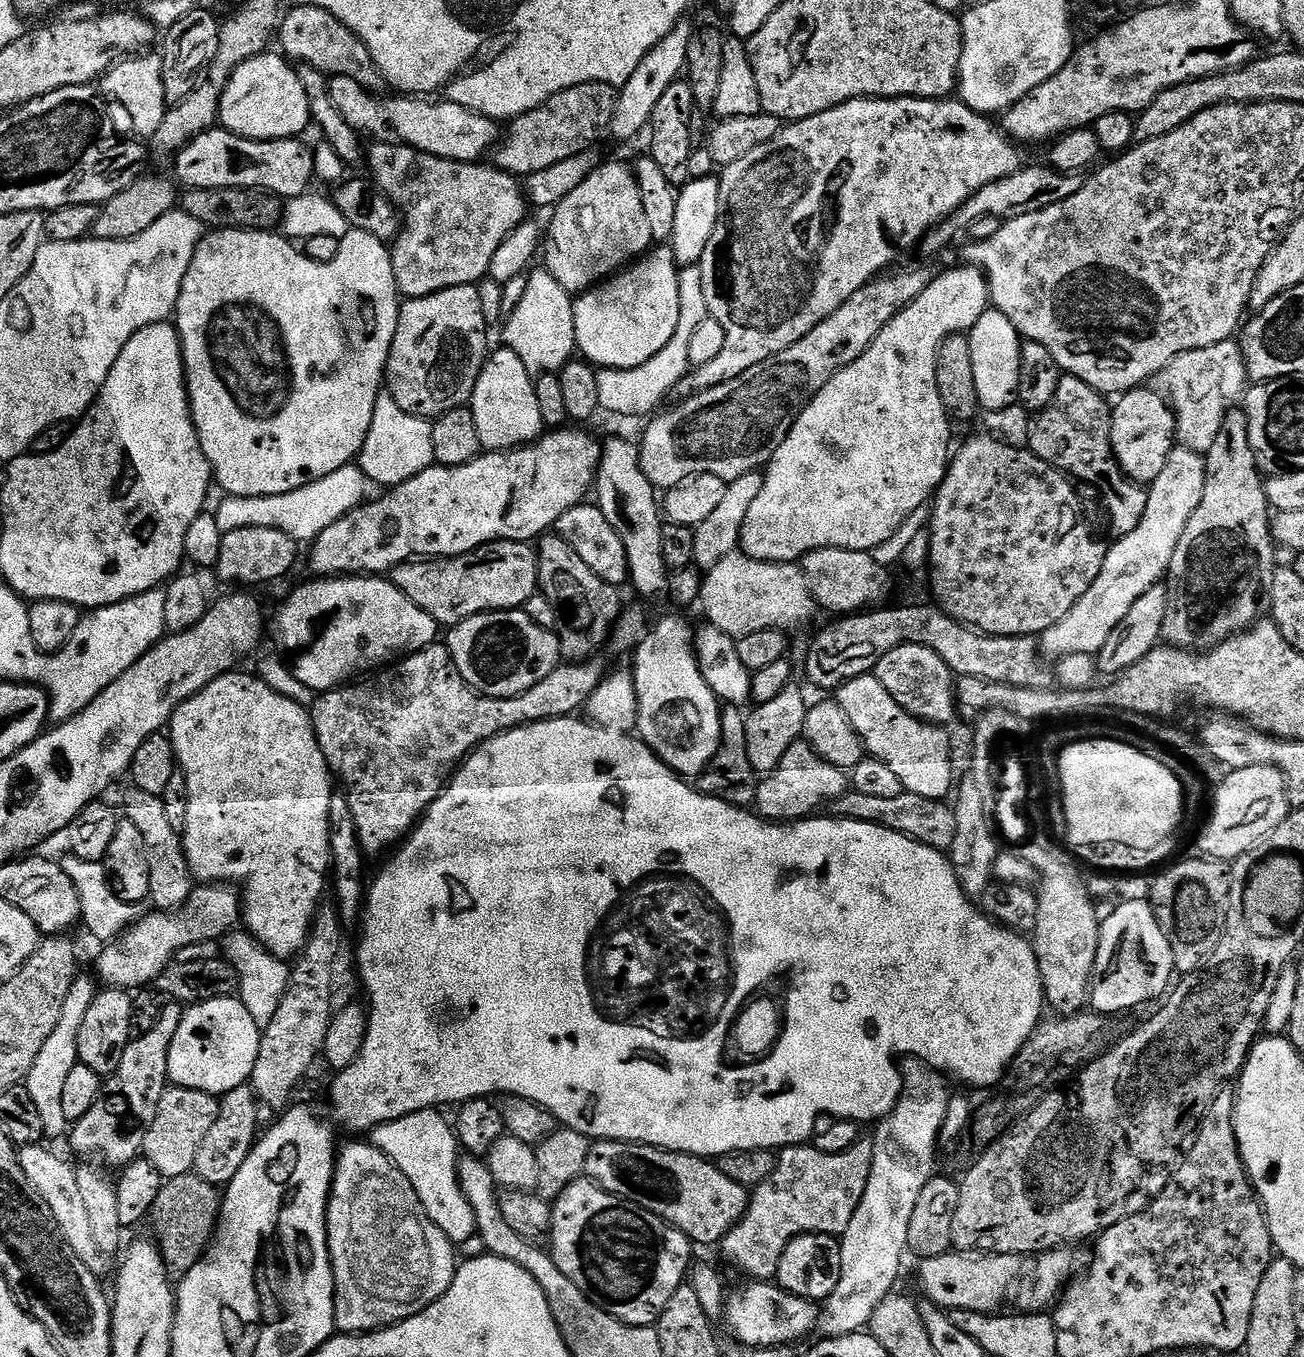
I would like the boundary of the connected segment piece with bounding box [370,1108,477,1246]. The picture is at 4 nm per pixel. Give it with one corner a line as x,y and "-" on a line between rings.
423,1108
421,1112
410,1114
406,1118
391,1120
372,1129
370,1142
406,1178
410,1178
410,1186
414,1186
414,1194
422,1198
422,1206
426,1206
426,1214
446,1234
453,1245
461,1246
468,1239
477,1235
474,1206
462,1194
462,1186
458,1178
458,1166
462,1159
462,1149
457,1141
453,1125
443,1116
443,1111

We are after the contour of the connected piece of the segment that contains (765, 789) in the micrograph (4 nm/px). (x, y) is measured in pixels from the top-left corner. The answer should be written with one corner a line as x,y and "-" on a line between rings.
804,738
792,743
782,754
782,762
761,779
757,786
754,808
765,820
795,822
813,815
815,808
831,805
850,790
850,776
843,768
824,760

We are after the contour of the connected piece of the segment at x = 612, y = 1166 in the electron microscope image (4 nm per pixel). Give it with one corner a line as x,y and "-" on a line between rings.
597,1140
591,1145
583,1175
610,1194
620,1196
631,1204
642,1206
654,1215
661,1216
671,1227
686,1234
693,1245
719,1245
730,1230
746,1214
750,1199
749,1189
744,1188
734,1178
722,1174
719,1163
703,1156
689,1156
686,1152
671,1152
665,1148
655,1148
649,1144
628,1144
624,1140

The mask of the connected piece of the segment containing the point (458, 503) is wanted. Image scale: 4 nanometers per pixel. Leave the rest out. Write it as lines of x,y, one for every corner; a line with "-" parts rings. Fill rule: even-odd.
565,426
559,430
545,431
539,440
526,444
518,448
509,448
503,452
485,451
483,454
476,456
470,462
462,466
446,466
445,464
432,464
431,467
422,470
421,473
415,474
408,481
402,482
396,487
389,487
383,494
377,498
373,504
364,502
359,507
353,508
345,516
338,518
332,526
322,530
319,537
311,545
312,549
312,568
317,577
327,578
330,576
342,576
345,574
388,574
392,569
408,560
417,558
439,558
441,556
461,556
470,550
474,550
483,544
489,544
495,540
519,540
521,542
532,542
537,538
545,535
549,530
555,529
558,518
566,514
574,506
585,503
593,491
596,475
600,469
600,449
601,441
595,440
588,432
579,432
579,427

